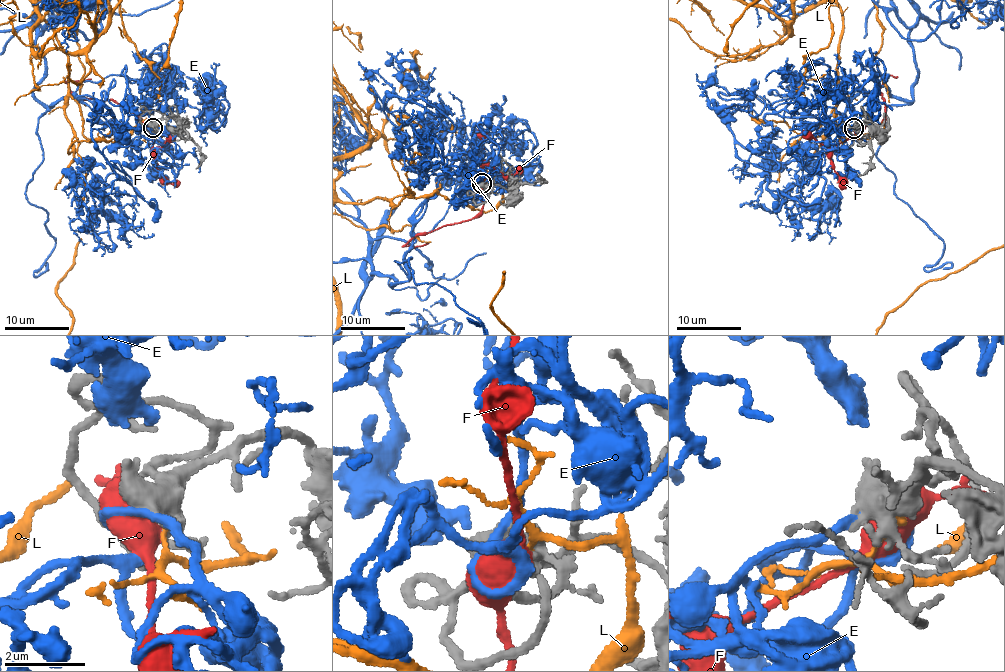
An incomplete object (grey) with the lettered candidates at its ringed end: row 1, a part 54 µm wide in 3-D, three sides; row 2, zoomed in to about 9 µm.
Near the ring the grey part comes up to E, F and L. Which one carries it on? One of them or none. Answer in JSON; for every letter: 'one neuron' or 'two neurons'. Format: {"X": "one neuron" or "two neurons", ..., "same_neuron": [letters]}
{"E": "one neuron", "F": "two neurons", "L": "two neurons", "same_neuron": ["E"]}

